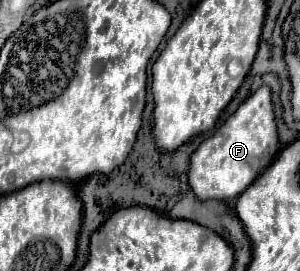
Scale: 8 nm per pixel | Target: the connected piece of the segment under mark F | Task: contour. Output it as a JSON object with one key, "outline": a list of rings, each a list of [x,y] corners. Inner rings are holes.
{"outline":[[[264,85],[256,93],[252,93],[228,119],[226,123],[206,141],[190,157],[188,183],[198,201],[208,199],[236,199],[264,169],[276,159],[280,151],[280,139],[274,119],[272,95]]]}

